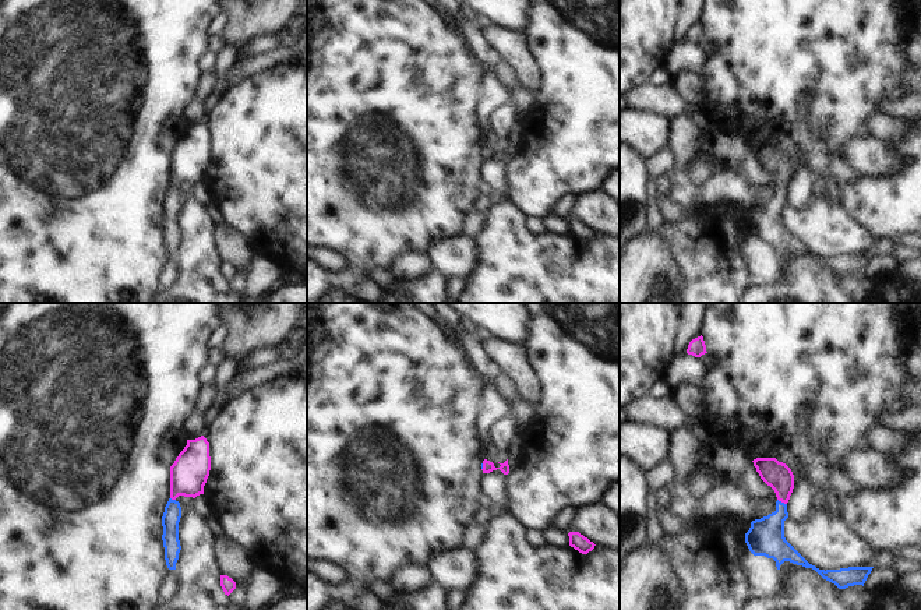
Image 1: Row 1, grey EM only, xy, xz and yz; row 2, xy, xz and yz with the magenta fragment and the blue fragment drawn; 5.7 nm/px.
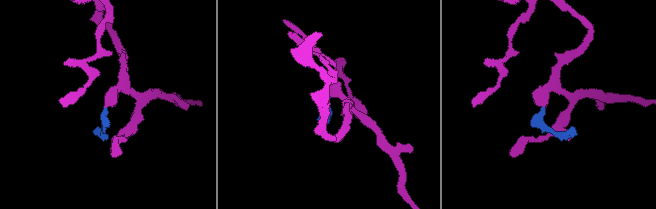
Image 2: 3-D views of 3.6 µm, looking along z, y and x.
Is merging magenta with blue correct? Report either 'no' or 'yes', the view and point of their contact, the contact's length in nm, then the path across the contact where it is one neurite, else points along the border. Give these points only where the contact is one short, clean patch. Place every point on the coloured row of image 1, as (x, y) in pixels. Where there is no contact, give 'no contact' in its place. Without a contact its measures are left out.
yes | yz (782, 501) | 70 nm | across yz (777, 475), (782, 480), (782, 501), (780, 515), (765, 538)

